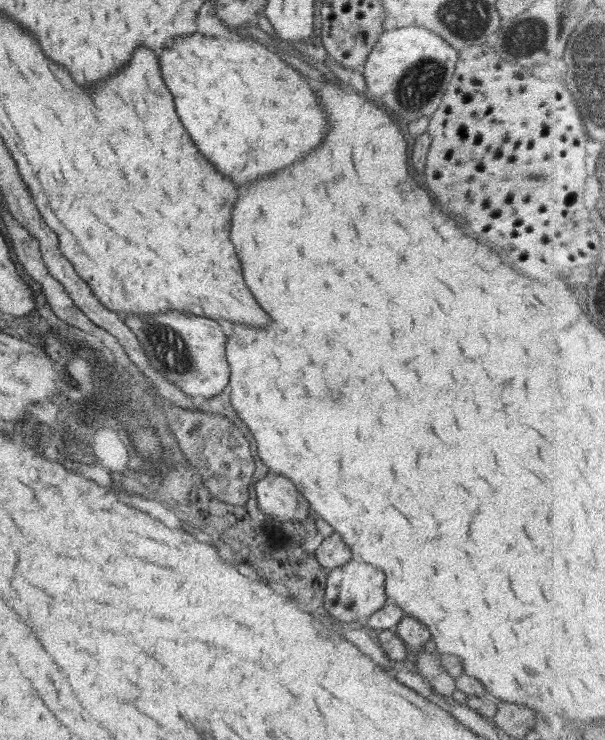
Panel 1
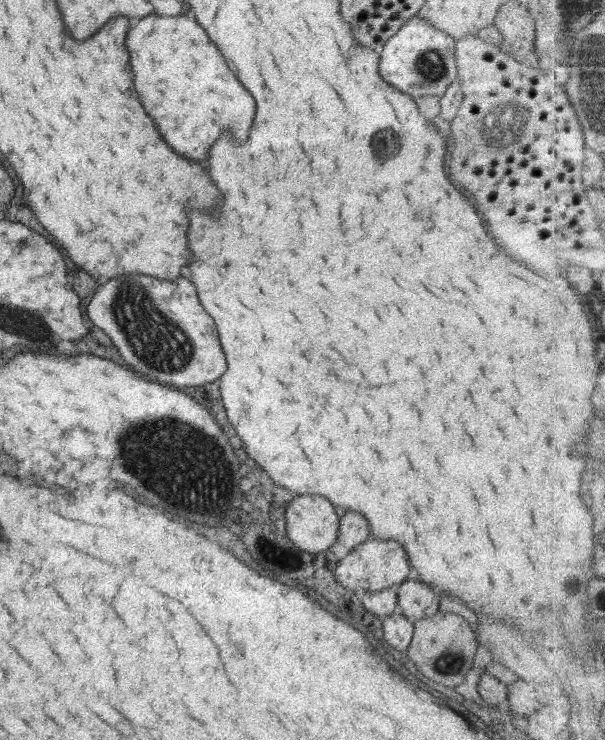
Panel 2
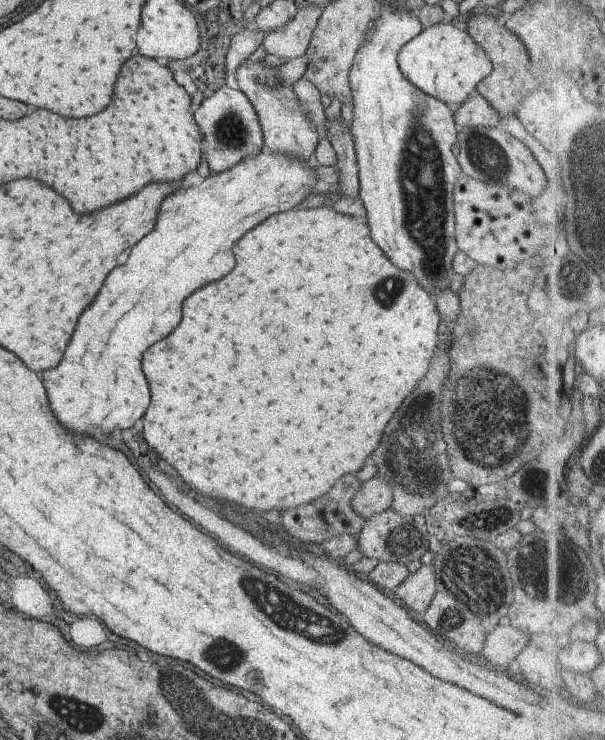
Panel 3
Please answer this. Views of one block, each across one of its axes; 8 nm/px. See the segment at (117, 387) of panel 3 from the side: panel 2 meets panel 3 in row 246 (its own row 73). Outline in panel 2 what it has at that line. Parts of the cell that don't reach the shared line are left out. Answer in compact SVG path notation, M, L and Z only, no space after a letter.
M189 15L145 16L137 20L127 30L125 48L129 52L129 64L133 72L133 86L137 98L145 110L145 114L157 126L161 138L181 156L203 160L209 146L223 130L231 130L237 142L245 140L245 132L249 132L249 124L253 118L253 98L249 92L237 82L237 78L227 68L221 52L213 46L205 31Z

